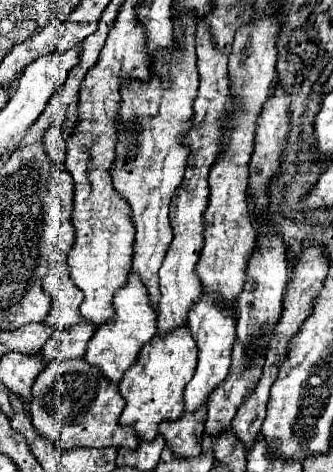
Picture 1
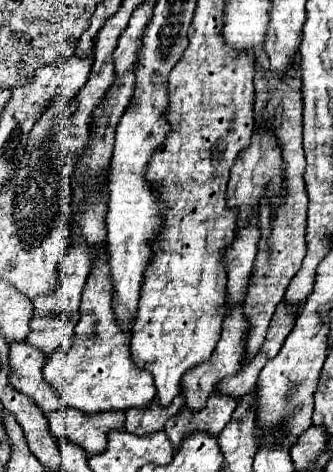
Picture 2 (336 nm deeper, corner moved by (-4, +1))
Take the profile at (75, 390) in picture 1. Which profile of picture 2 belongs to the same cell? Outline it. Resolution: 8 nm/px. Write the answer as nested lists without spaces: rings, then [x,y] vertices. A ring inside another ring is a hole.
[[[107,254],[103,256],[103,262],[91,270],[87,278],[87,286],[83,288],[83,298],[81,298],[81,308],[79,308],[79,322],[75,326],[75,338],[71,342],[71,348],[67,352],[55,352],[49,356],[43,374],[45,380],[51,382],[59,394],[63,396],[67,406],[73,406],[81,410],[83,414],[99,414],[99,412],[109,412],[109,410],[127,410],[135,406],[145,406],[155,398],[155,384],[153,378],[147,370],[139,370],[133,360],[131,360],[131,330],[123,330],[115,322],[115,314],[111,314],[111,278],[107,278]]]

